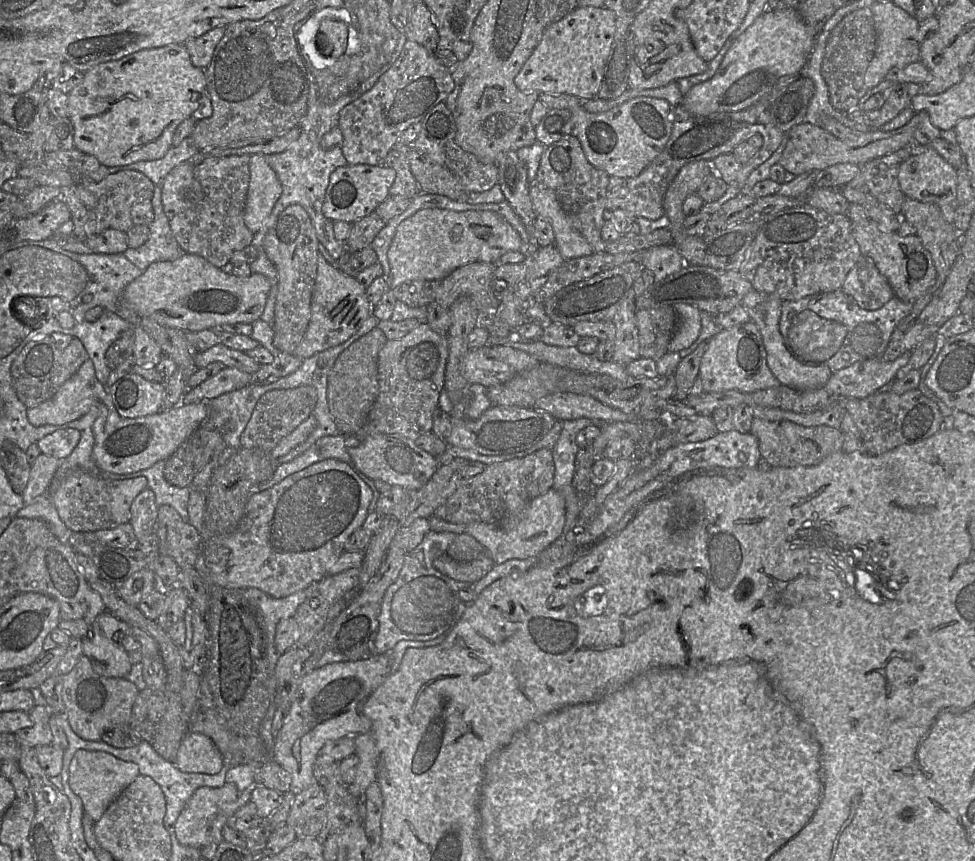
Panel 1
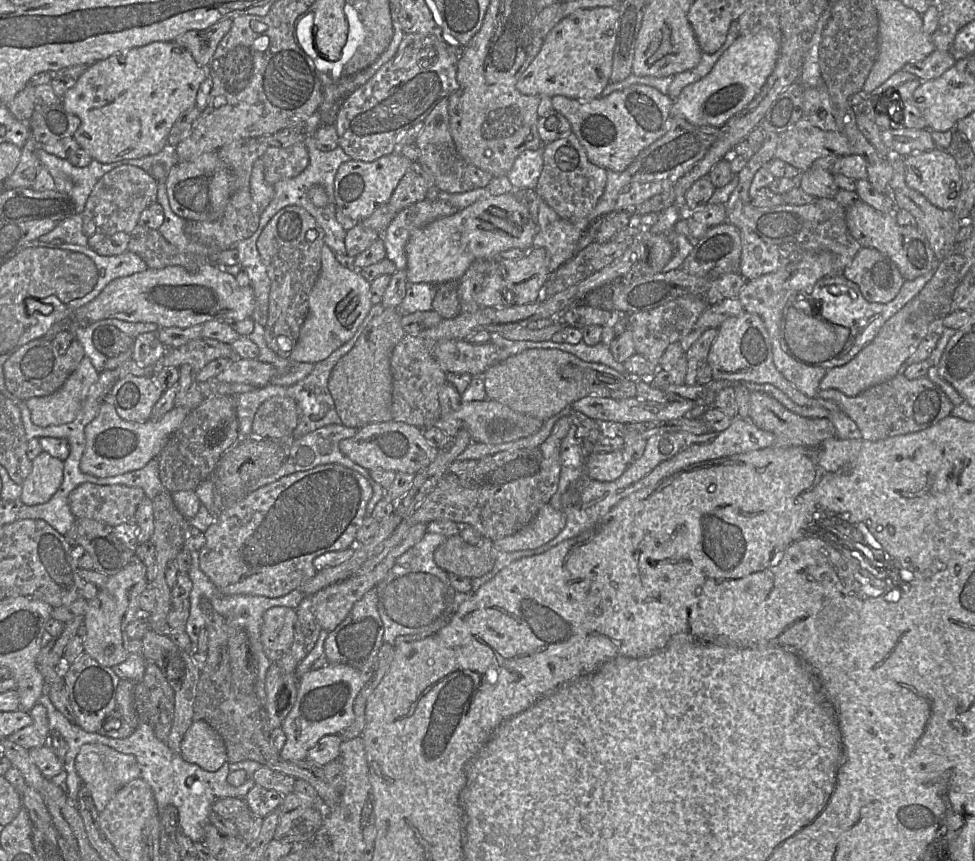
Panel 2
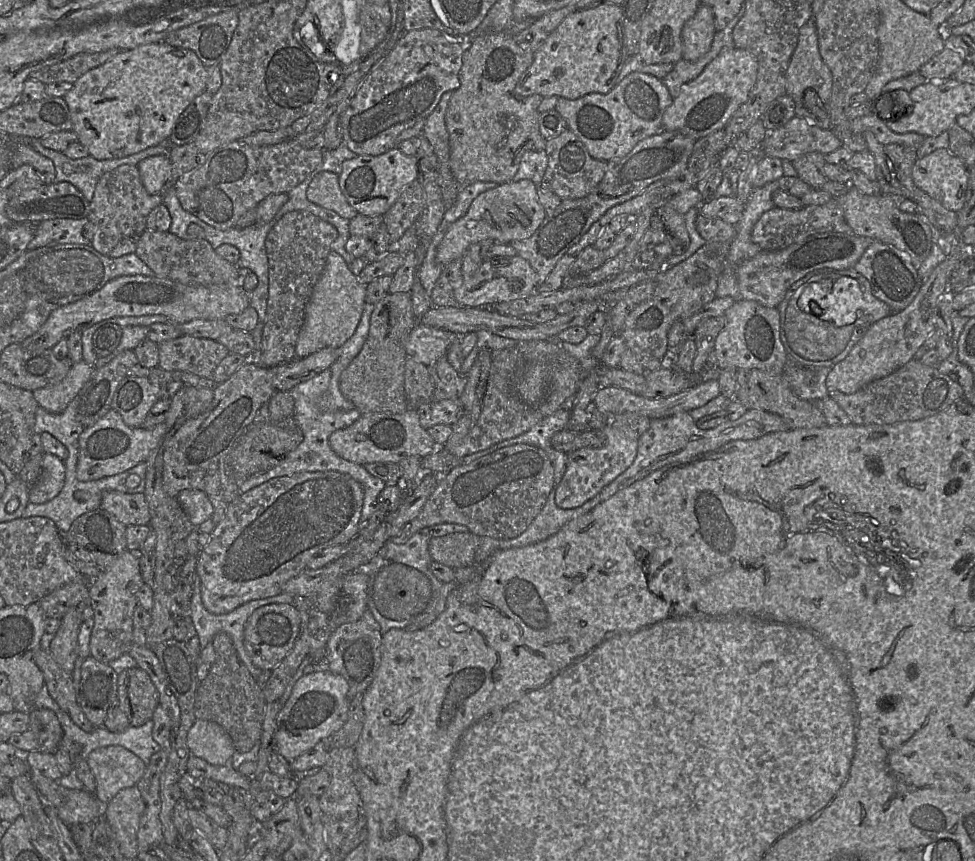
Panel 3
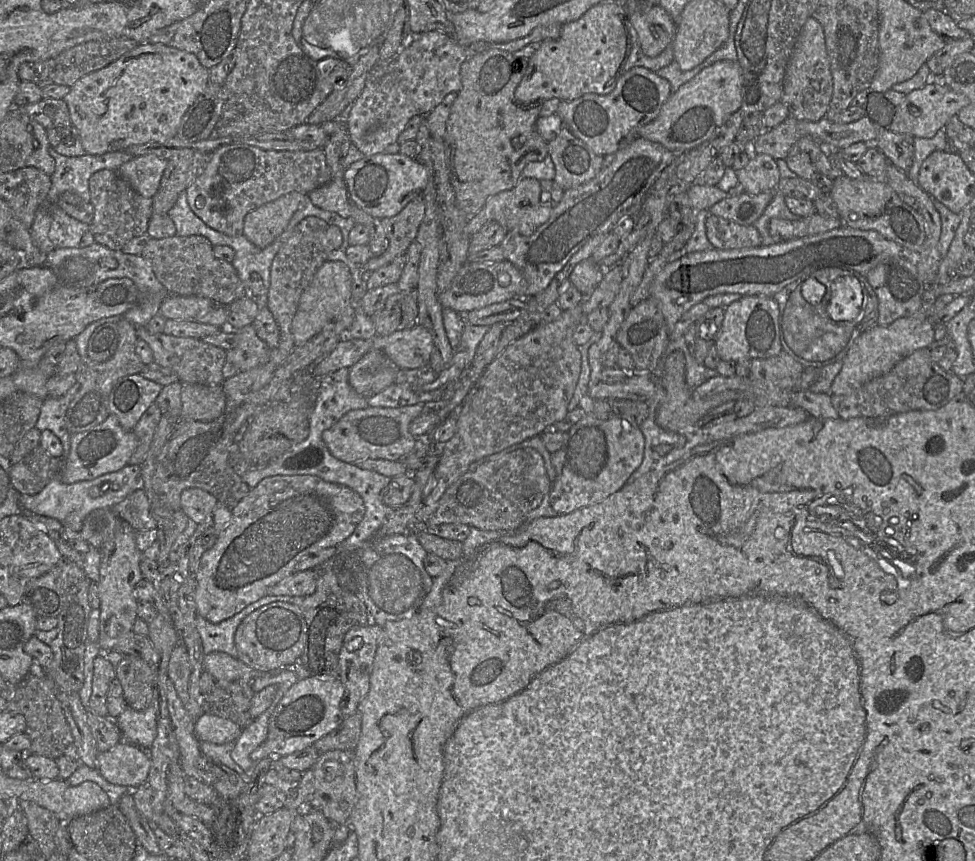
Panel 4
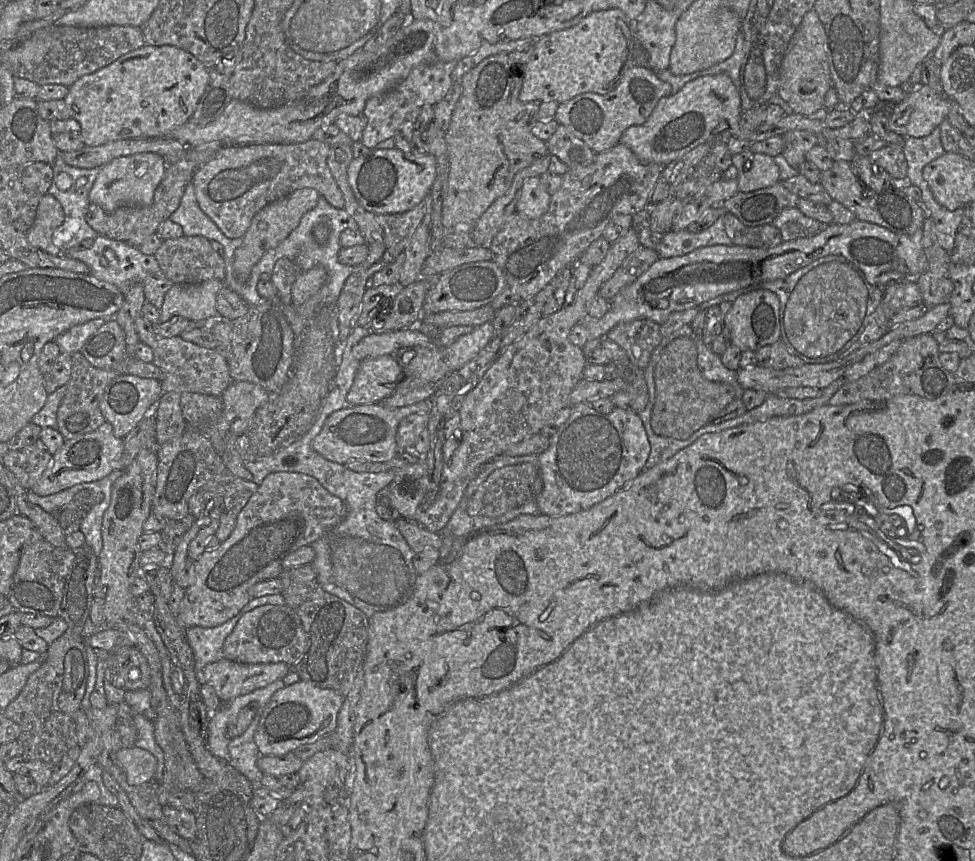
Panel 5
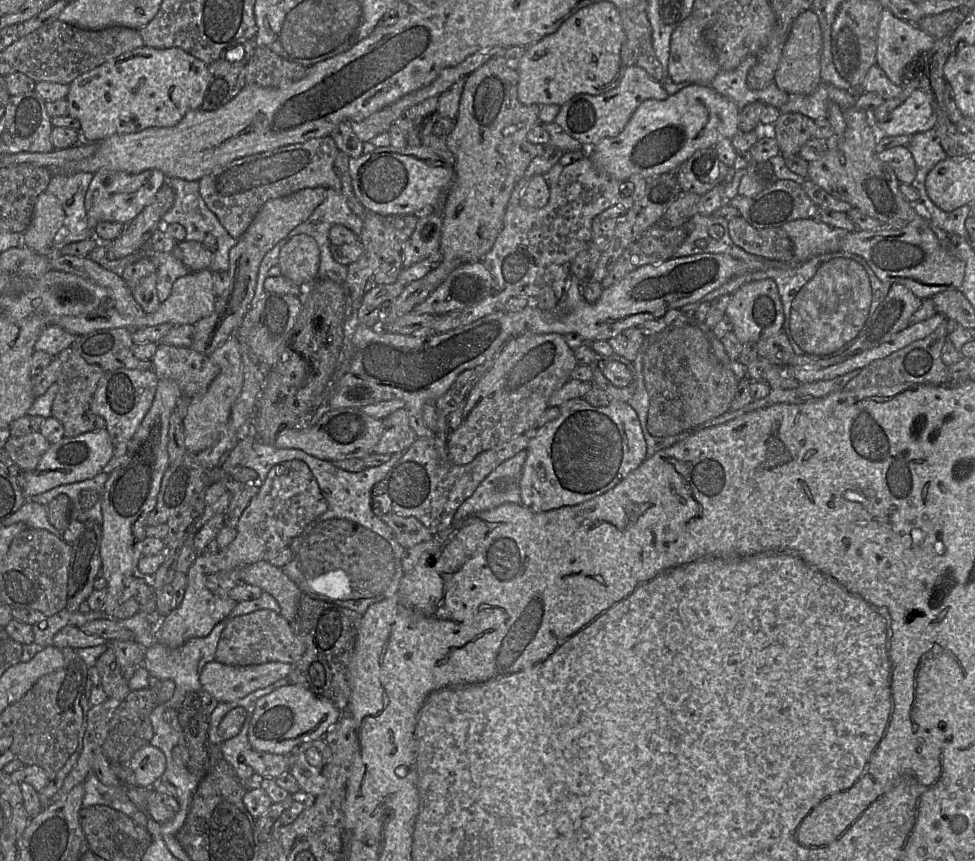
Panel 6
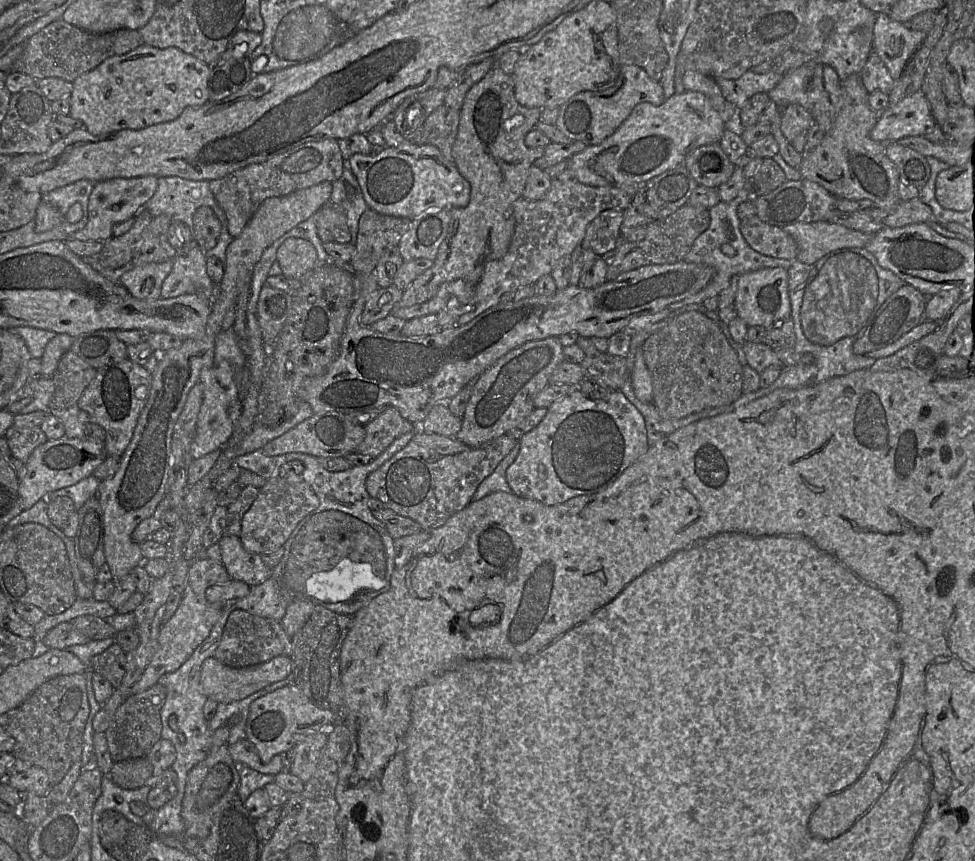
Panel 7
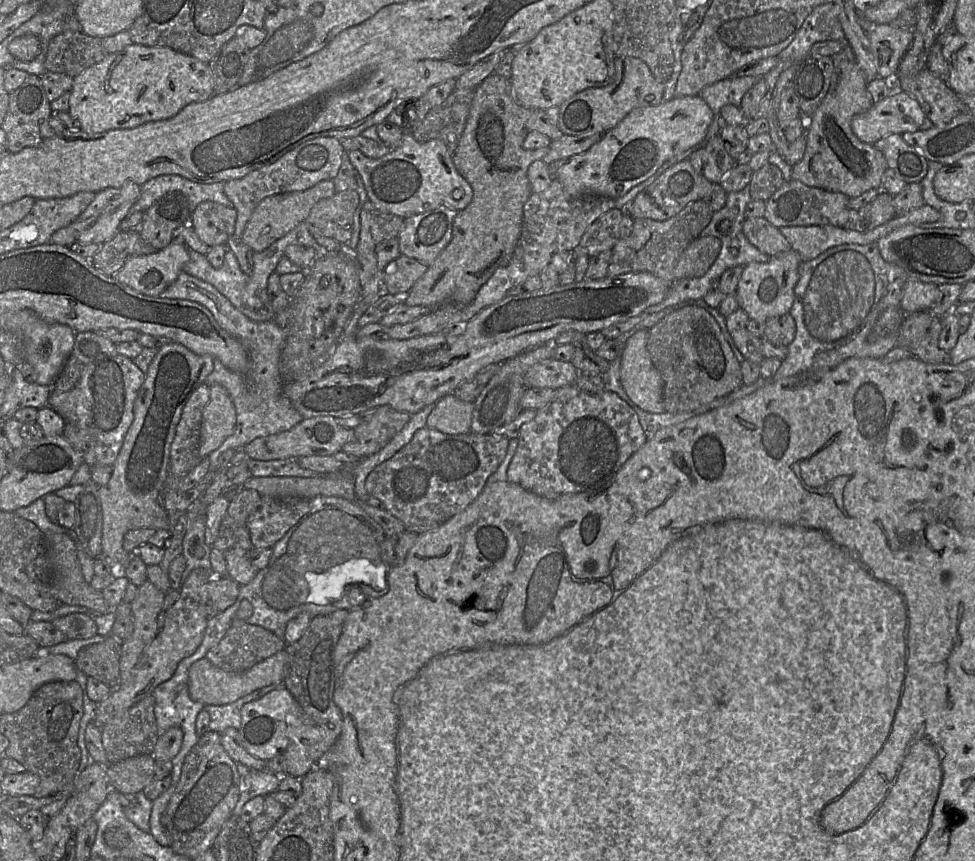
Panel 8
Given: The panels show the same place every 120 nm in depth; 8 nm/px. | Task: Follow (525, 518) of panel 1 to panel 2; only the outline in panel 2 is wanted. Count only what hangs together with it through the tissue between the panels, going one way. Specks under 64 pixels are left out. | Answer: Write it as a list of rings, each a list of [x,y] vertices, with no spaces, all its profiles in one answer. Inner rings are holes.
[[[546,503],[528,525],[513,535],[493,541],[493,546],[503,552],[535,549],[558,535],[565,523],[565,515]]]

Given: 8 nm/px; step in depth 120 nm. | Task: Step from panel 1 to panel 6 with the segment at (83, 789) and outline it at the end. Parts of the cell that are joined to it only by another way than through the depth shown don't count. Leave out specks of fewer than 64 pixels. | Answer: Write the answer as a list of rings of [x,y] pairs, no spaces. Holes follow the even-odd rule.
[[[147,745],[133,755],[128,766],[134,774],[136,785],[152,787],[165,771],[166,757],[159,748]]]

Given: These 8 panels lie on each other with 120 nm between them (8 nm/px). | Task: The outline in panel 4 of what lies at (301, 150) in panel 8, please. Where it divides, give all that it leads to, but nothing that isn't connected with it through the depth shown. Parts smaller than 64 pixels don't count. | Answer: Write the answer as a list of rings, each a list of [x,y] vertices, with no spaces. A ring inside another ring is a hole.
[[[244,143],[214,150],[206,166],[186,188],[191,210],[209,227],[228,236],[243,234],[245,216],[290,192],[309,194],[332,180],[322,148],[310,151],[264,150]]]

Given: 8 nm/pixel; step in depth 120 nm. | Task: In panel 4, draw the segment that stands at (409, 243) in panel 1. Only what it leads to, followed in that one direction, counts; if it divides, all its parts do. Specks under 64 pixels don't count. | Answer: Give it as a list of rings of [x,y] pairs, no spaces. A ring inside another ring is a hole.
[[[522,177],[514,188],[489,197],[483,208],[468,221],[466,233],[472,236],[485,224],[495,221],[507,231],[516,231],[521,235],[529,236],[548,220],[552,208],[553,205],[550,202],[541,201],[540,181]]]

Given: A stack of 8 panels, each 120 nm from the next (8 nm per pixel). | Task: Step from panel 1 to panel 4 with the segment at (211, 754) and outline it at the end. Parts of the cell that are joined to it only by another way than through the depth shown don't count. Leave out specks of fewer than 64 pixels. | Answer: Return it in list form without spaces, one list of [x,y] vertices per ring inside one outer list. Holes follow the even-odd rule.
[[[202,714],[194,722],[194,734],[200,742],[235,743],[241,730],[233,721],[210,714]]]

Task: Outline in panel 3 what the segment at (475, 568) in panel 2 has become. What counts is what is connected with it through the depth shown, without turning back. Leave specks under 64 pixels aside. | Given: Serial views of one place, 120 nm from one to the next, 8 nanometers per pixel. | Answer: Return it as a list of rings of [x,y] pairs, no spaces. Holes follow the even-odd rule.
[[[468,531],[431,537],[429,553],[432,561],[452,569],[475,565],[475,554],[480,545],[480,536]]]

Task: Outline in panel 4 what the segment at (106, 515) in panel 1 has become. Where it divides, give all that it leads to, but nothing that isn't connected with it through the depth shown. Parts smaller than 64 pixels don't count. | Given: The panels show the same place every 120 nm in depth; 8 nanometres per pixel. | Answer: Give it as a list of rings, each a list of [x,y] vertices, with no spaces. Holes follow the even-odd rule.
[[[142,488],[132,492],[111,510],[136,531],[156,529],[156,521],[151,514],[149,500]]]

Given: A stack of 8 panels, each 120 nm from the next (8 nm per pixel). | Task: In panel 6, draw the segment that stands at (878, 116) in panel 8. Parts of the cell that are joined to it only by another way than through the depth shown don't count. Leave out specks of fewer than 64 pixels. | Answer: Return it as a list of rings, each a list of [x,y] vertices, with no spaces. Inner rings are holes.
[[[917,88],[892,111],[885,122],[874,124],[874,127],[879,136],[912,136],[934,128],[936,121],[931,97]]]

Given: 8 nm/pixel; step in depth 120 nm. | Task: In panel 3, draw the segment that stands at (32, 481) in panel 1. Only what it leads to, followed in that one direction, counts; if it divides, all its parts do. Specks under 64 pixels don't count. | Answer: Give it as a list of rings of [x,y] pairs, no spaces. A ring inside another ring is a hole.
[[[44,452],[41,474],[29,488],[29,502],[41,504],[50,501],[60,493],[64,482],[64,460],[54,454]]]

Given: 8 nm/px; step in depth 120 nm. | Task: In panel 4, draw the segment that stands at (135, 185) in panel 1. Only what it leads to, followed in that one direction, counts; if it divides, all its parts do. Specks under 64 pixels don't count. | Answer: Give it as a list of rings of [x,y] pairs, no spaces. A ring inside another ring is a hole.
[[[104,169],[95,172],[89,179],[89,190],[90,203],[94,207],[89,227],[96,243],[111,250],[121,250],[128,241],[147,232],[153,214],[153,199],[141,196],[117,171]]]

